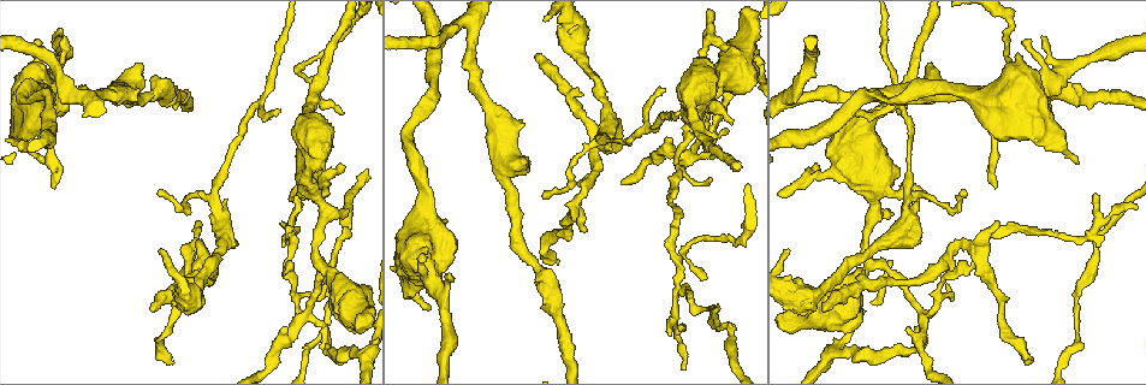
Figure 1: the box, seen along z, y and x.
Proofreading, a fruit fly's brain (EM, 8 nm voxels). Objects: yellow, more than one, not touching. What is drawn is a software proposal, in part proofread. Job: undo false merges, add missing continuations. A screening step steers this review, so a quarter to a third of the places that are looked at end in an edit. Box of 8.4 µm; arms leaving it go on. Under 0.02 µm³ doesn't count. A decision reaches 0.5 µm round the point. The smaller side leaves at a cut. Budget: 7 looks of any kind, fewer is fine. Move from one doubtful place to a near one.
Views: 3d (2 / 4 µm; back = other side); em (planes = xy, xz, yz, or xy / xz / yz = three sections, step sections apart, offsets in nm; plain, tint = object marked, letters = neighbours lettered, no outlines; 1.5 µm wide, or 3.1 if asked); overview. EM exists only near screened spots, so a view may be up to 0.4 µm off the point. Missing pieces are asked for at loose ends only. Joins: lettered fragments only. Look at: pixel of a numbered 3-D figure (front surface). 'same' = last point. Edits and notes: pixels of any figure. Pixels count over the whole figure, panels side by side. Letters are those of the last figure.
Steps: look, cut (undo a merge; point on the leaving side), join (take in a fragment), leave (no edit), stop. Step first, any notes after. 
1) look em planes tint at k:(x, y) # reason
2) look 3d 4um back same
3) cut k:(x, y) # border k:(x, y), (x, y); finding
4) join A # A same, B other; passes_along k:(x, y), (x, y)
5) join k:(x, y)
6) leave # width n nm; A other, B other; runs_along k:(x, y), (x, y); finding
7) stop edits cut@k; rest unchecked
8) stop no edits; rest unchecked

look em planes letters at 1:(151, 97) # a narrow waist

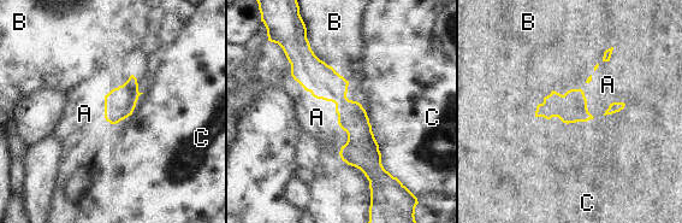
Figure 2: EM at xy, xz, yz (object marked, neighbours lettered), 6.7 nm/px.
leave # width 200 nm; A other, B other, C other; border 2:(304, 89), (334, 104), (339, 153); all the same cell

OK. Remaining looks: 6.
look 3d 2um at 1:(691, 158) # abrupt turn

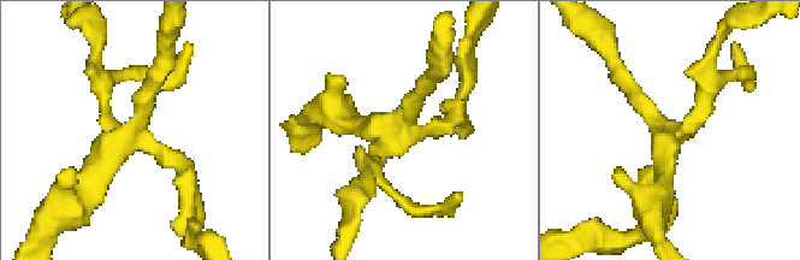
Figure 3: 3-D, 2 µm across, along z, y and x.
look em planes plain at 3:(130, 137)

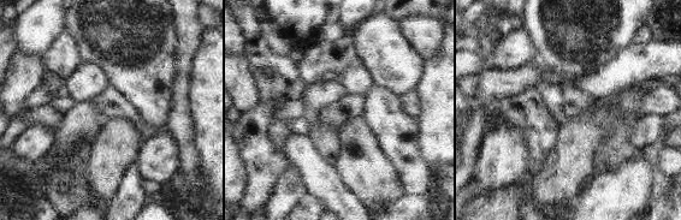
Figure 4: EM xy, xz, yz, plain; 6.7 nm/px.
look em planes letters same # what lies round it

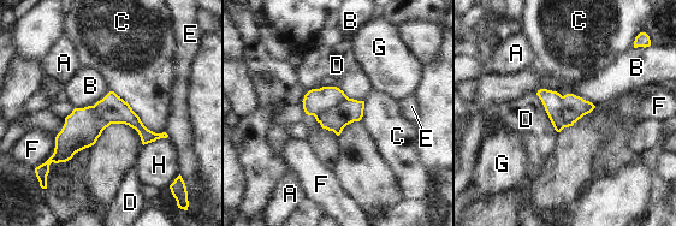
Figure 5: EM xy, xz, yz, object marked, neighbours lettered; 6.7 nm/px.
cut 5:(336, 119) # A other, B other, C other, D other, E other, F other, G other, H other; border 5:(349, 99), (315, 117); a second cell is stuck on

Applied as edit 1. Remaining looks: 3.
look overview # redraw

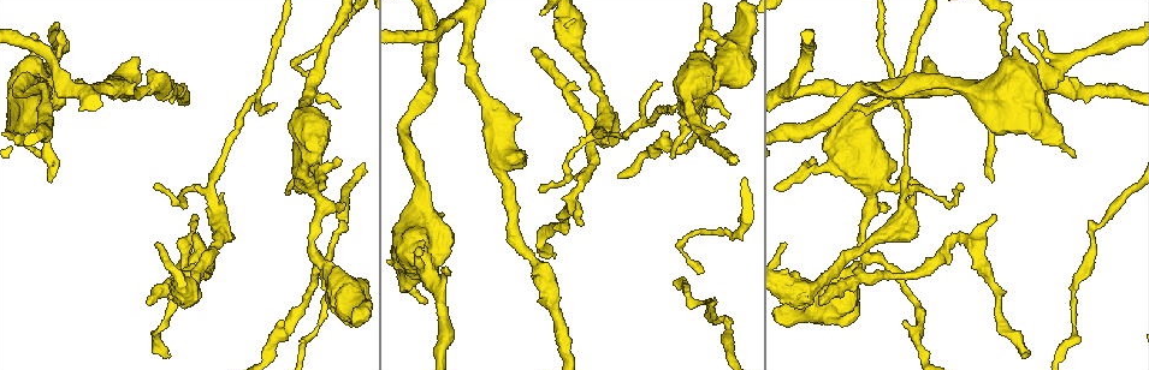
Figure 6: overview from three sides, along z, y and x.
look em 3.1um planes tint at 6:(219, 229) # branch point

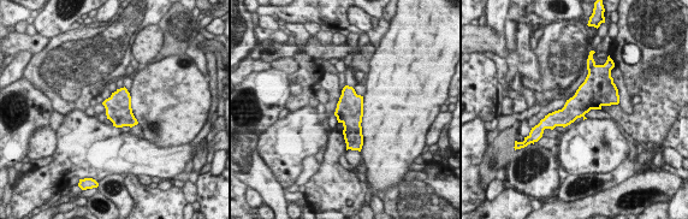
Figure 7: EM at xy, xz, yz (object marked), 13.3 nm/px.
look em 3.1um planes letters same # what lies round it

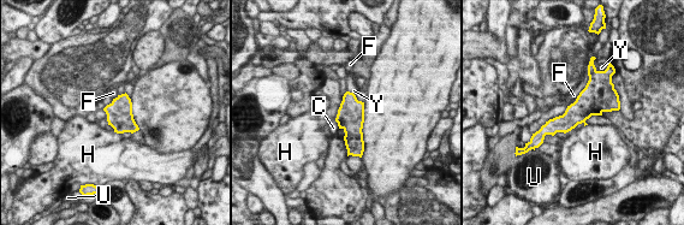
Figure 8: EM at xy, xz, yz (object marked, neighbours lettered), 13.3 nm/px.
leave # width 320 nm; longest_contact F 380 nm; C other, F other, H other, U other, Y other; all the same cell

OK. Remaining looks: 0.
stop edits cut@5; rest unchecked

